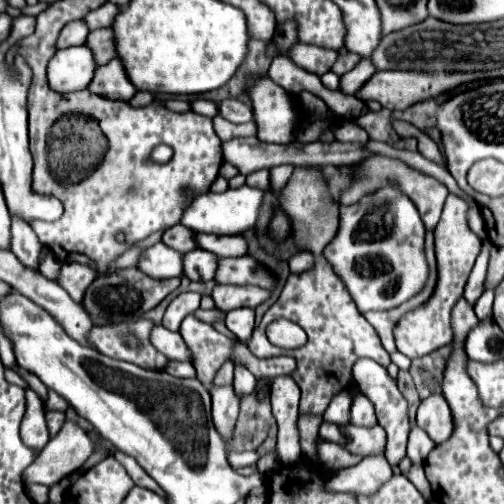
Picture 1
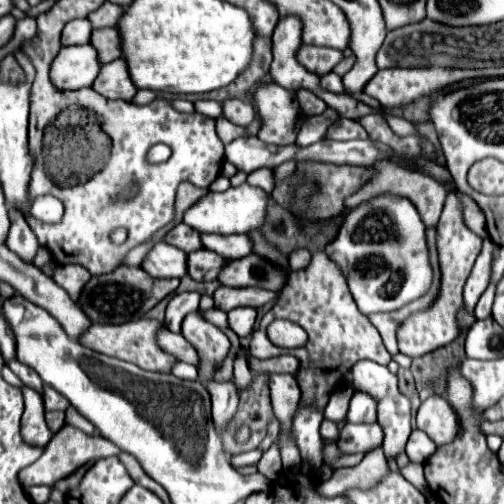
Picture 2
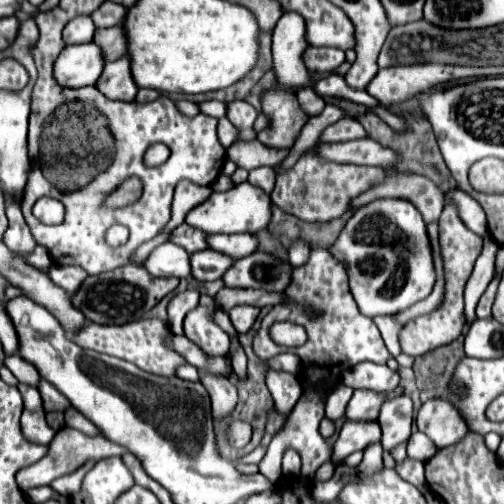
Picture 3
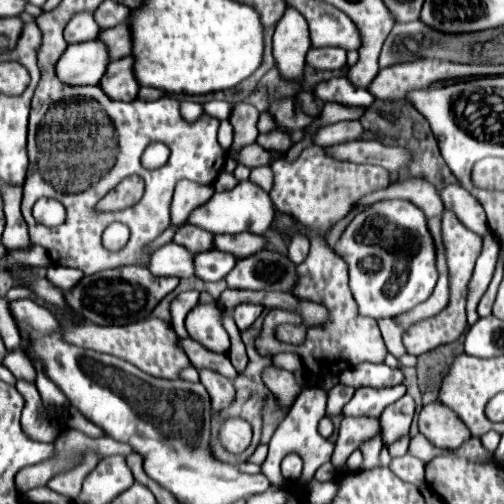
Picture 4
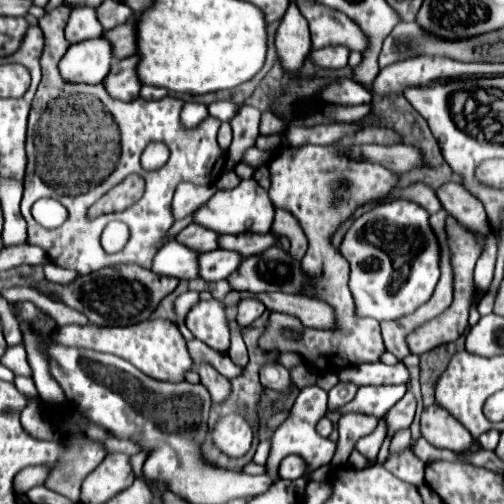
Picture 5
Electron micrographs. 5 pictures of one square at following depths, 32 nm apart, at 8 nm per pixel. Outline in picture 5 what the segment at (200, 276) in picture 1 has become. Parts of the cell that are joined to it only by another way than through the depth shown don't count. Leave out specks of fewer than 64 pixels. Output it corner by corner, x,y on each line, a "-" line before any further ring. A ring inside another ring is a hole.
222,248
216,252
204,252
204,254
200,254
200,276
210,282
224,280
234,270
238,270
242,260
244,258
238,252
230,252
230,250
222,250

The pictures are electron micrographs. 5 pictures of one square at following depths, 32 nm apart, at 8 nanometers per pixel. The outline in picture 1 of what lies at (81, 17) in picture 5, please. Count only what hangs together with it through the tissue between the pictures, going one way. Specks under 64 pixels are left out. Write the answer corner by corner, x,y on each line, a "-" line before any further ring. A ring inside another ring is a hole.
72,20
66,28
62,28
58,48
82,46
82,44
86,44
88,34
90,34
90,28
88,28
88,24
84,20

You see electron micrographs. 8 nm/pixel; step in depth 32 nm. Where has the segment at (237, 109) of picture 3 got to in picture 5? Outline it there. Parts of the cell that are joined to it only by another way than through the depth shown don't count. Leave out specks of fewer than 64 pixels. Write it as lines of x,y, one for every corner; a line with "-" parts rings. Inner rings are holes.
242,106
240,112
236,114
236,120
232,120
232,130
234,130
234,140
228,150
228,160
234,164
242,162
242,156
248,148
254,146
258,138
258,126
260,126
260,116
262,112
252,108
252,106

